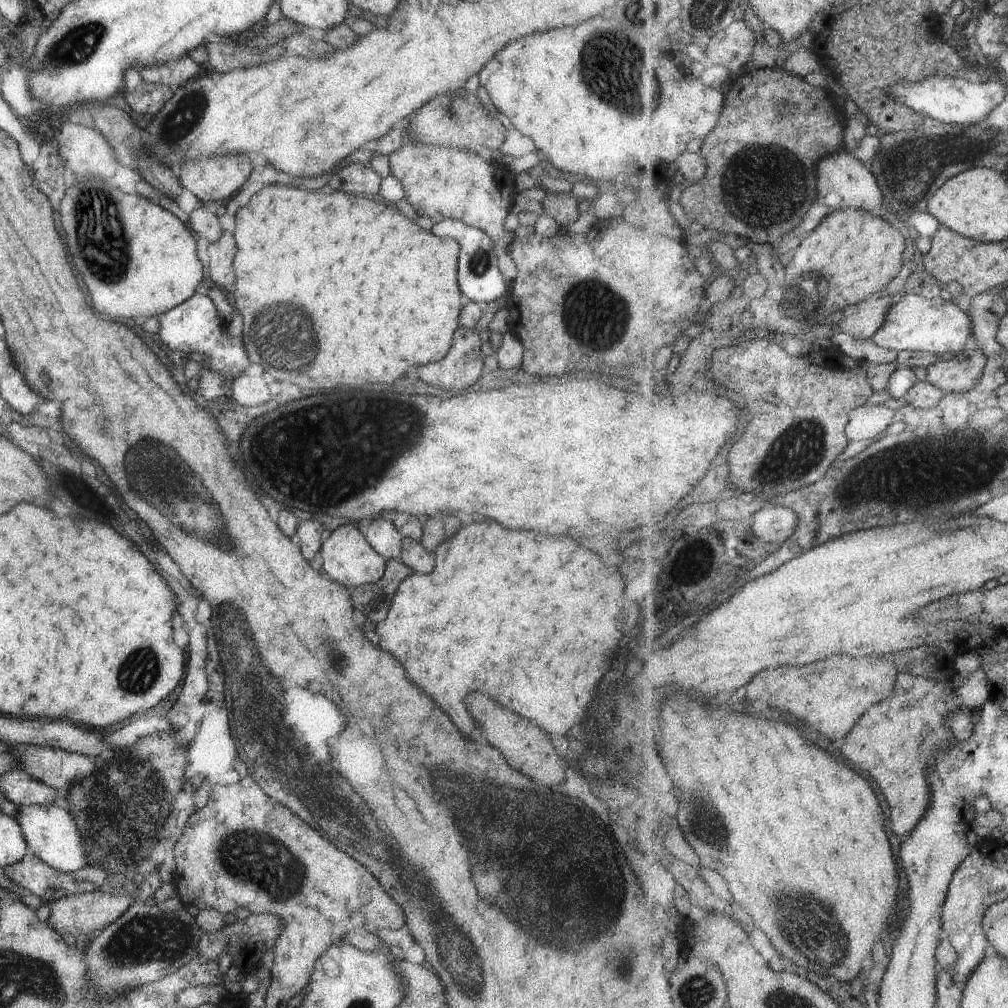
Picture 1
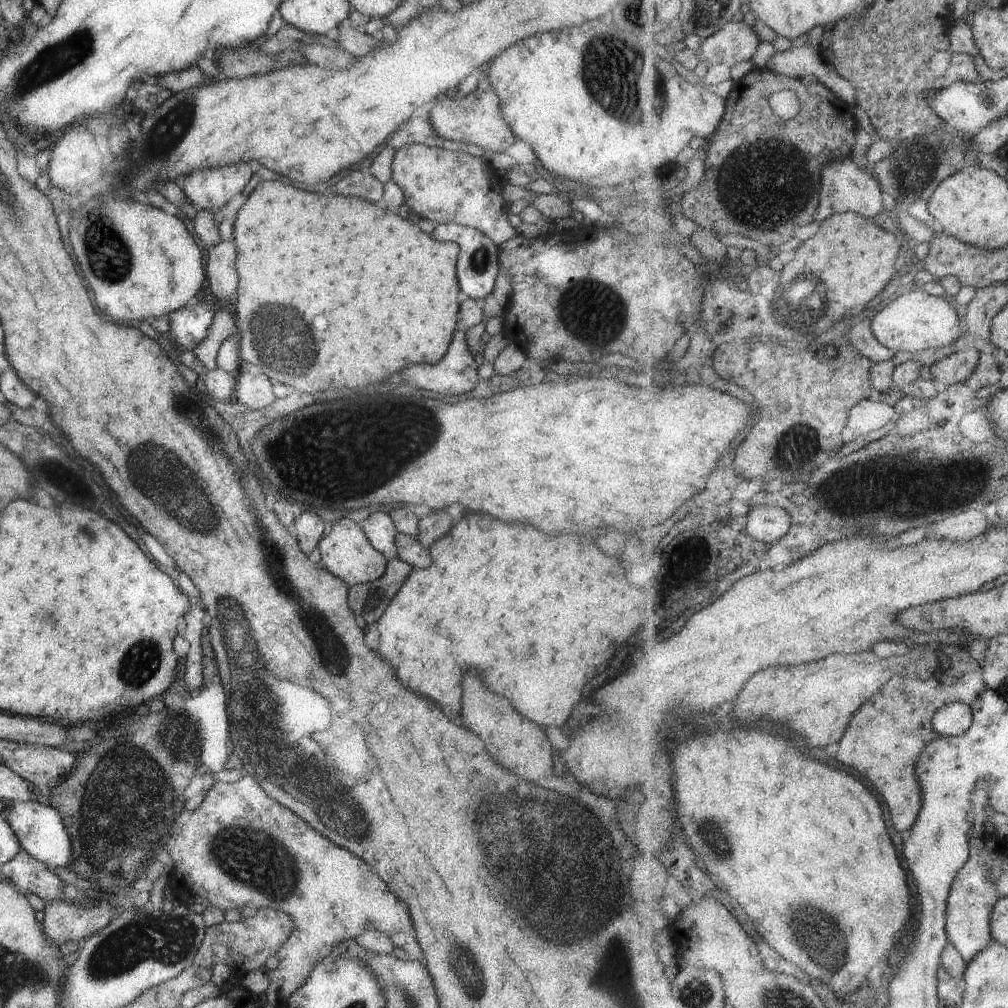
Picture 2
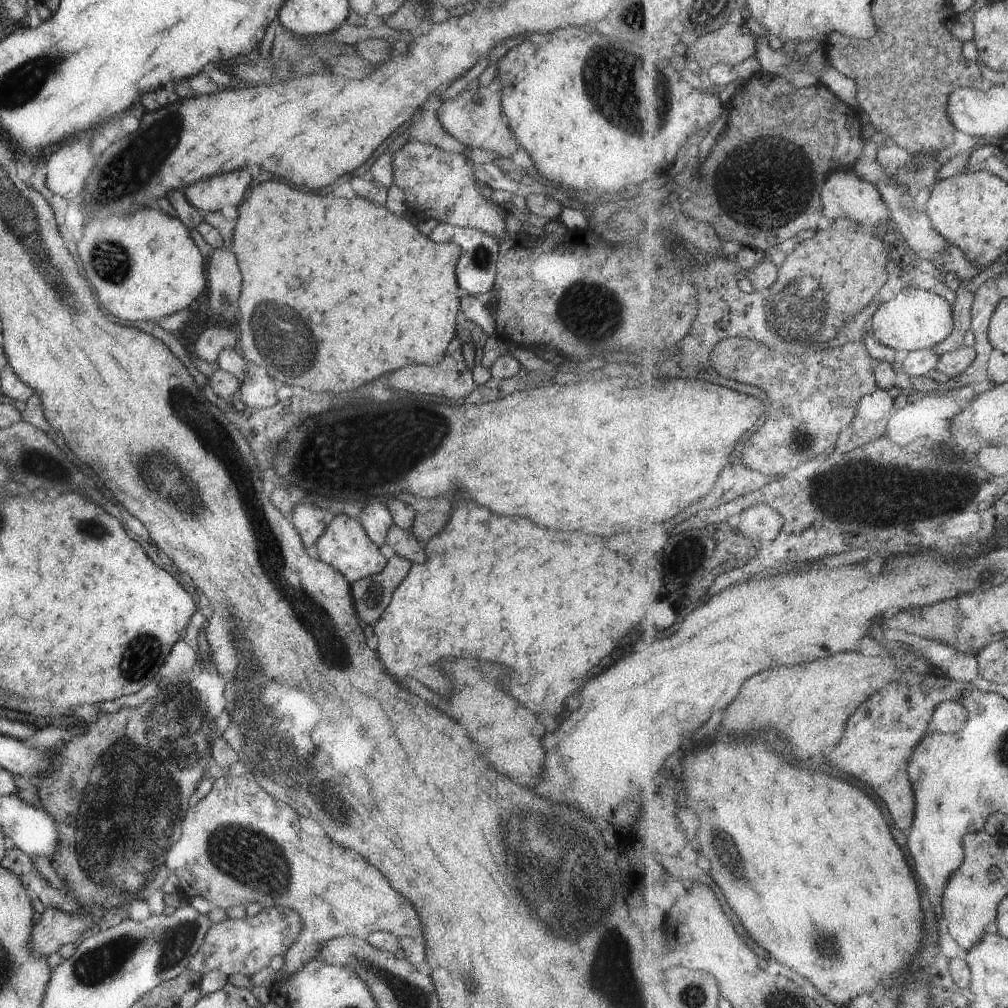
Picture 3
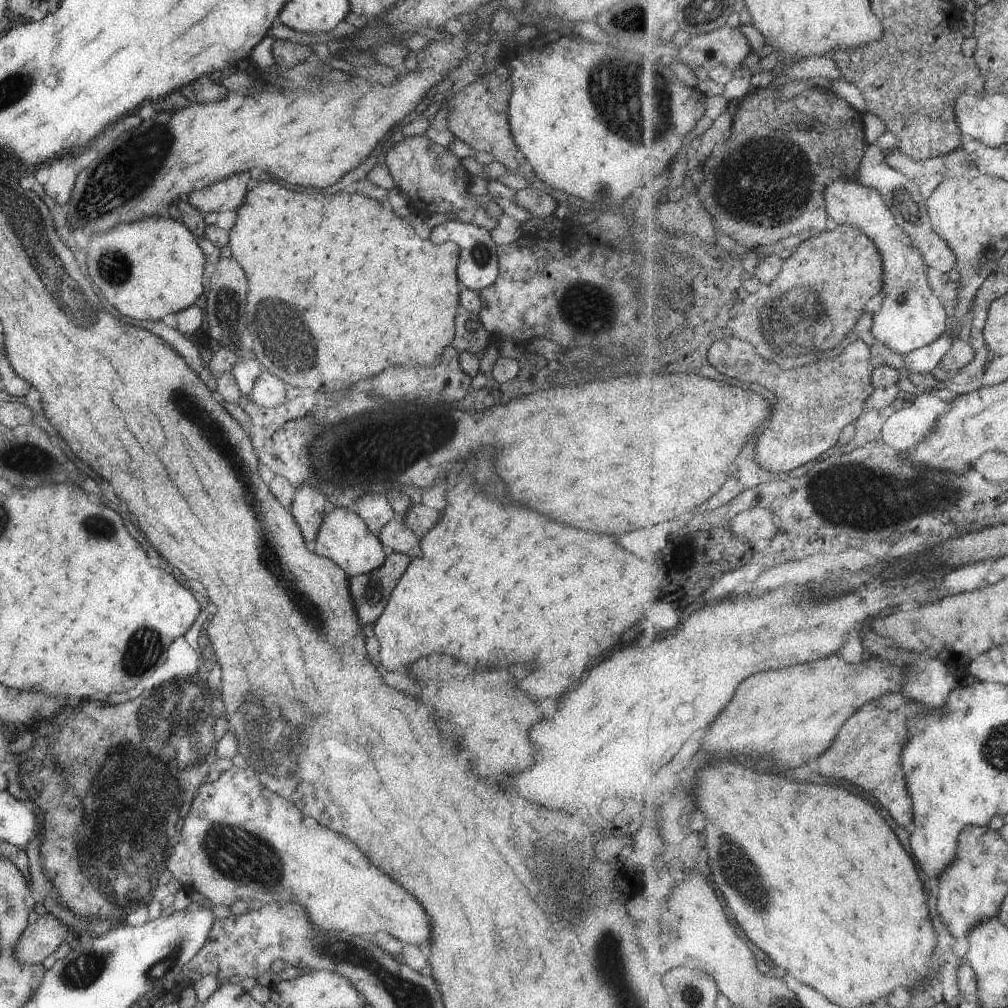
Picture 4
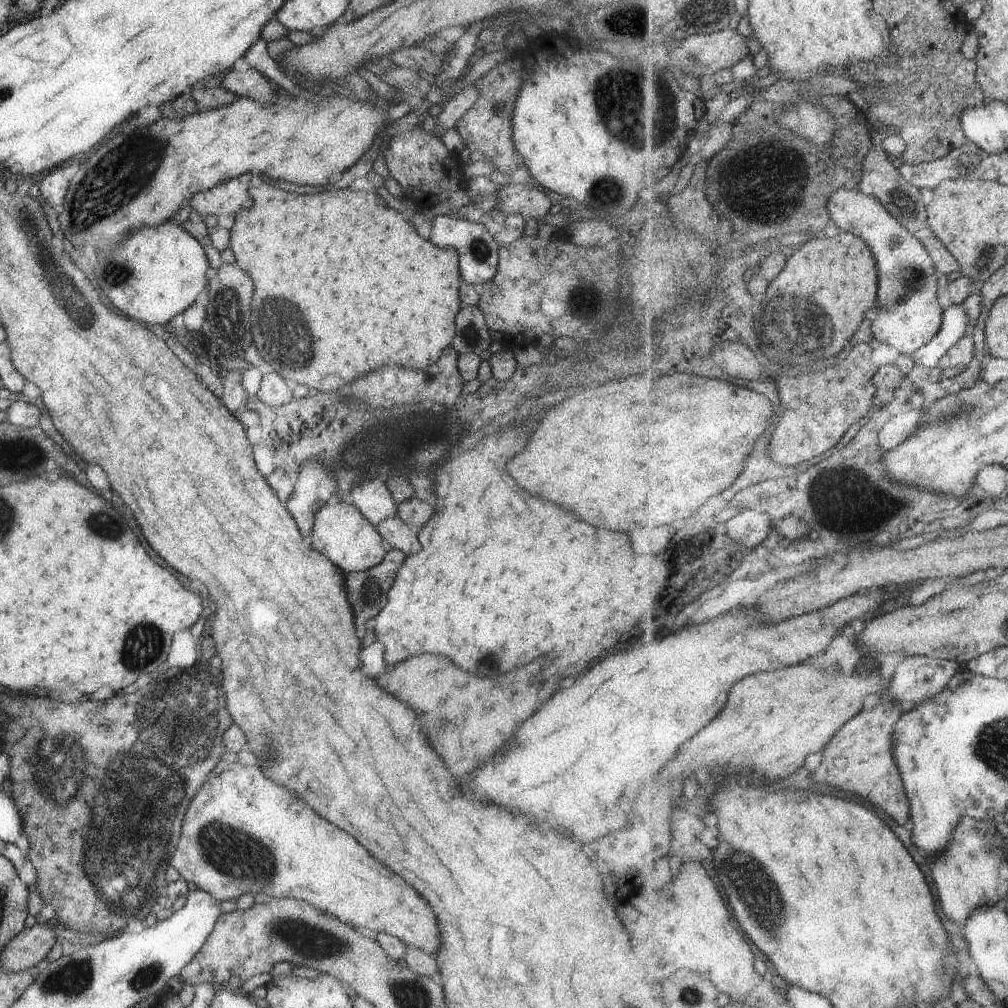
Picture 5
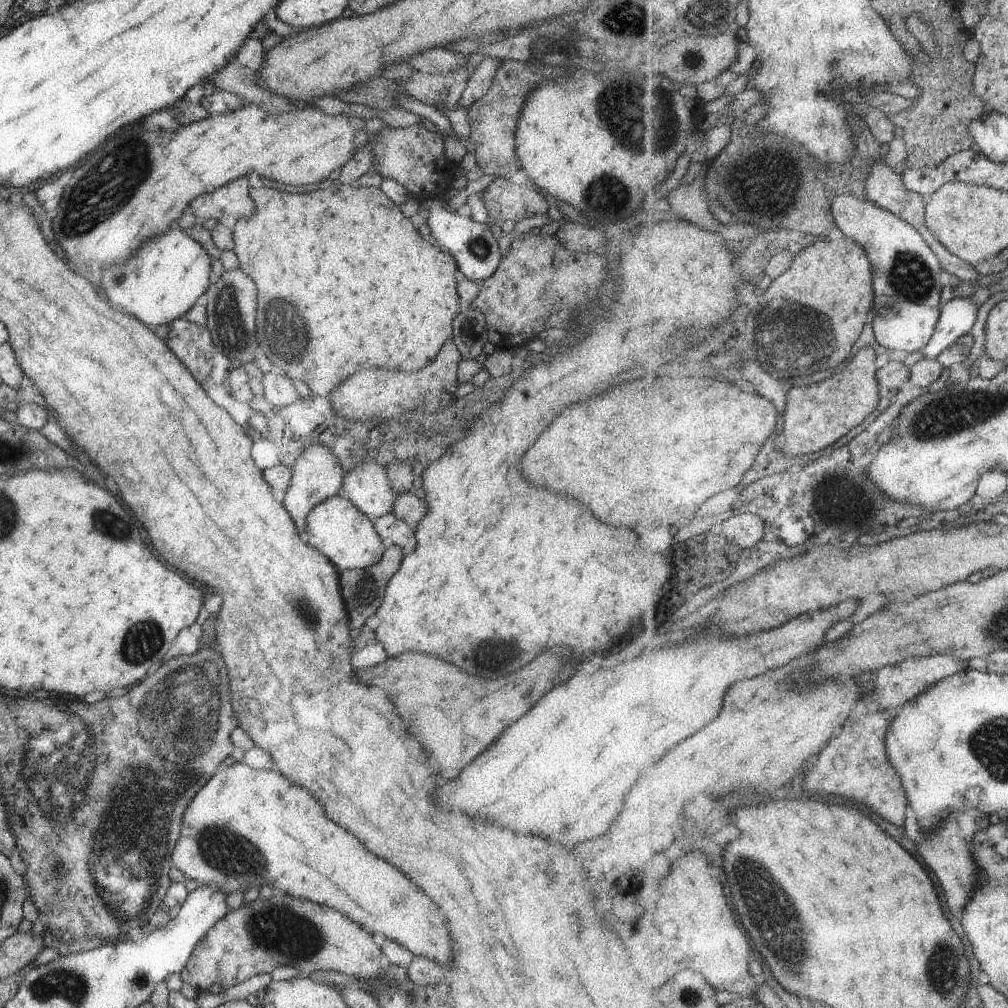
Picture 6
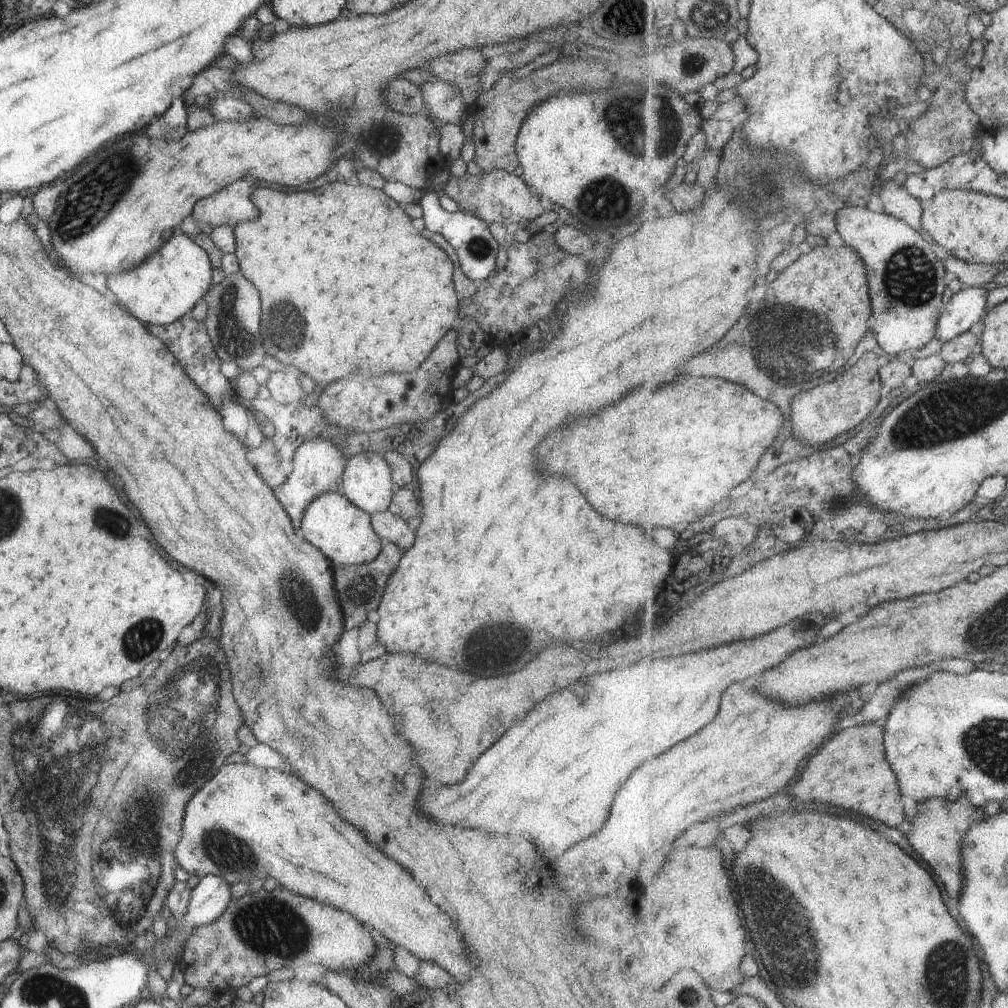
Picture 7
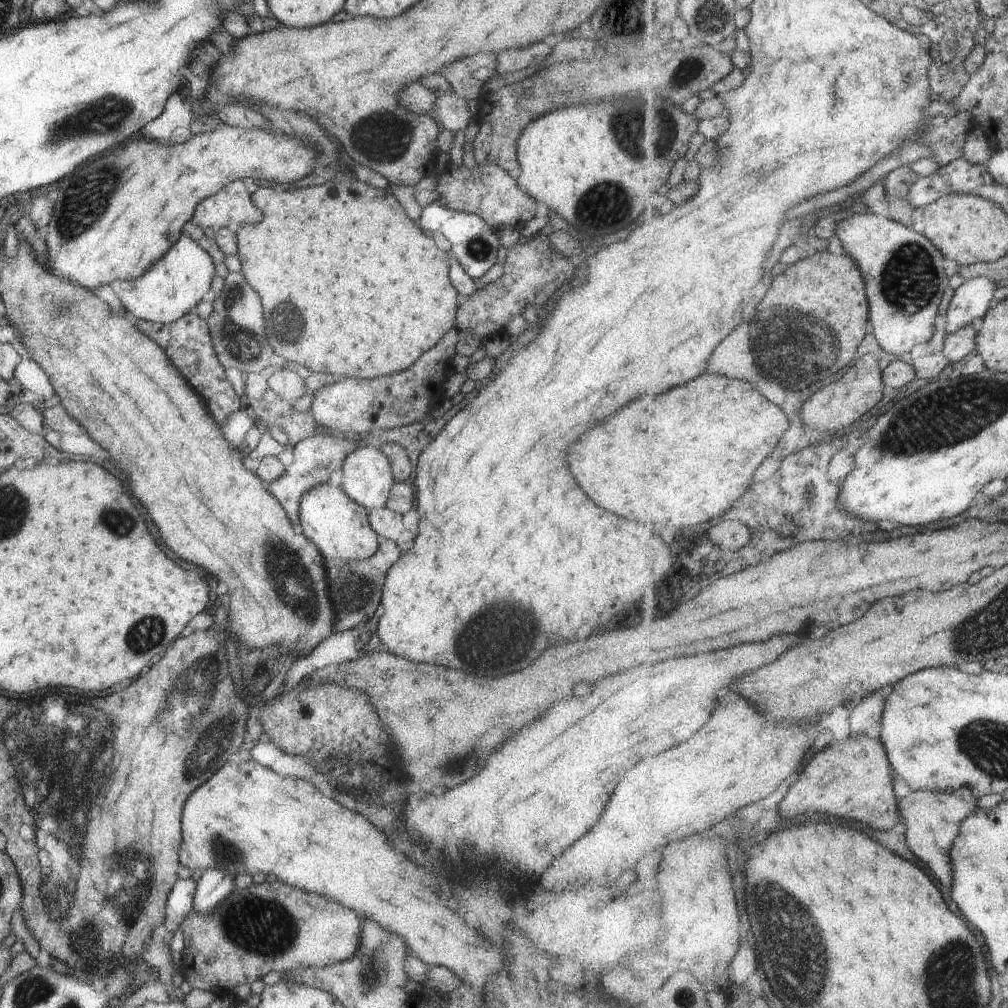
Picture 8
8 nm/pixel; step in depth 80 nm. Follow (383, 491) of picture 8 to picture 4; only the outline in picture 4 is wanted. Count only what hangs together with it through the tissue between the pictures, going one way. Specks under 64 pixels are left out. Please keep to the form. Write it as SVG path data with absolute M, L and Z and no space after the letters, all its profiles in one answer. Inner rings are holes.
M373 491L359 496L353 502L353 511L361 517L367 528L375 534L386 522L397 518L397 514L391 508L386 495Z

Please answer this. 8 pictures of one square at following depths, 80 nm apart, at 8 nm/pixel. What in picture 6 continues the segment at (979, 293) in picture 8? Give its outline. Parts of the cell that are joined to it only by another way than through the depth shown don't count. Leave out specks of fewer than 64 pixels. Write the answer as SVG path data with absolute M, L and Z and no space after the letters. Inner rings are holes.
M973 294L961 295L945 302L930 343L921 350L924 358L937 359L959 338L971 332L971 328L977 322L977 312L979 312L979 304L975 302Z

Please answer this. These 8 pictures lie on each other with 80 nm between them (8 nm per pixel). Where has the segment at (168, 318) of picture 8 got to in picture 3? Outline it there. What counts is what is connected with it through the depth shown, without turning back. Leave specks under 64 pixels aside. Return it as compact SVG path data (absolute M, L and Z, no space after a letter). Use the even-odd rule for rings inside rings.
M150 208L125 218L89 220L77 252L99 304L121 320L157 322L193 305L205 288L205 265L188 228L179 219Z

